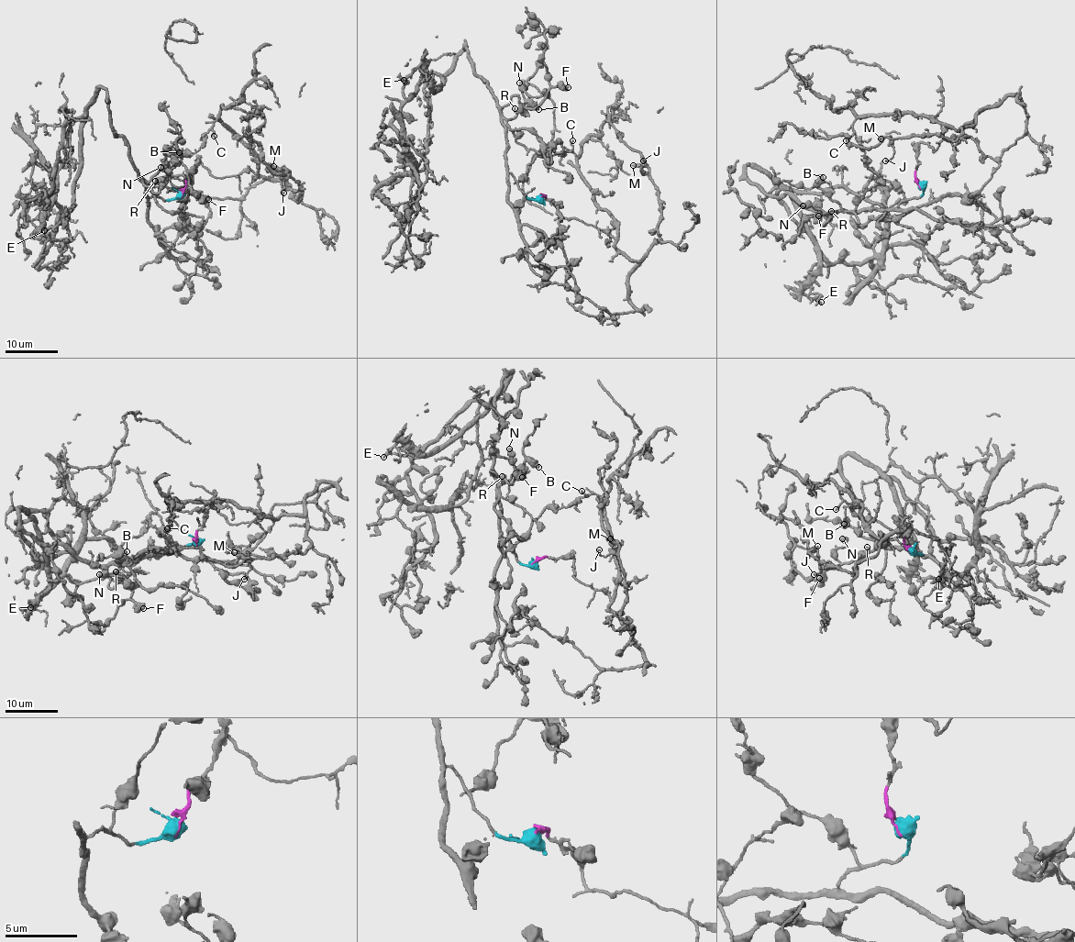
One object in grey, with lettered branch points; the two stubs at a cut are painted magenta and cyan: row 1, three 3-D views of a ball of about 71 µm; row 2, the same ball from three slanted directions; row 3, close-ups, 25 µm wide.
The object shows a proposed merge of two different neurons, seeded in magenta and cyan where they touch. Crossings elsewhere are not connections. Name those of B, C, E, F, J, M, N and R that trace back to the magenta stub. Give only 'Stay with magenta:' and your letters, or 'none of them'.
Stay with magenta: C, J, M

